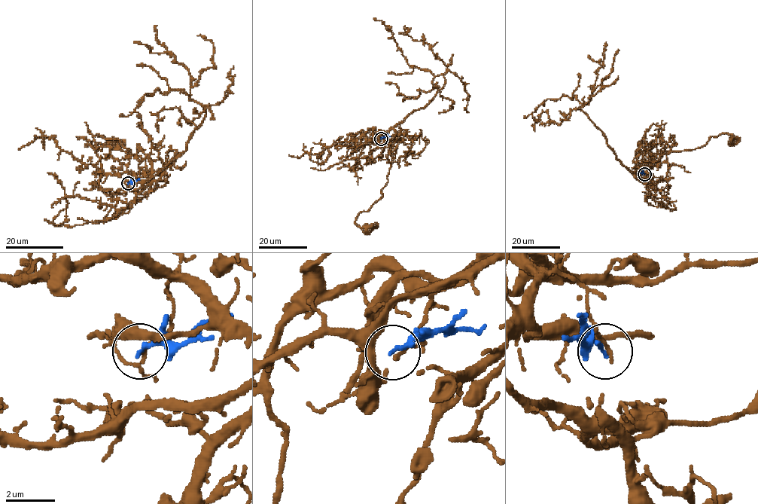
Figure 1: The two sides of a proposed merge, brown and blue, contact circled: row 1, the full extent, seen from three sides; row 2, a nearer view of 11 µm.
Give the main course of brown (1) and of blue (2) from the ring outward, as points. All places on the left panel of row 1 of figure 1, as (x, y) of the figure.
1: (128, 183), (132, 174), (145, 186), (151, 180), (145, 161), (129, 153), (117, 138), (97, 135), (110, 143)
2: (128, 183), (139, 178)

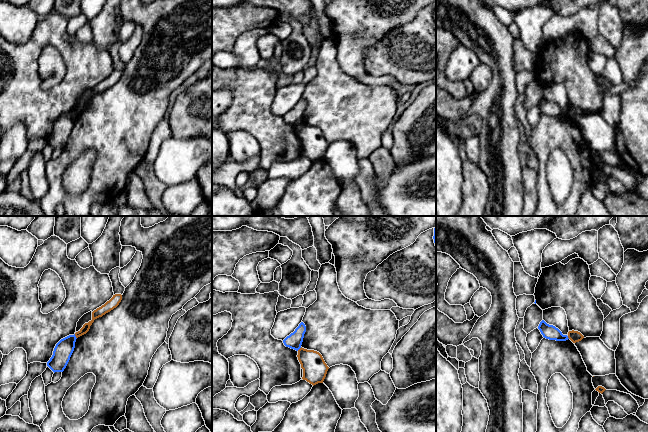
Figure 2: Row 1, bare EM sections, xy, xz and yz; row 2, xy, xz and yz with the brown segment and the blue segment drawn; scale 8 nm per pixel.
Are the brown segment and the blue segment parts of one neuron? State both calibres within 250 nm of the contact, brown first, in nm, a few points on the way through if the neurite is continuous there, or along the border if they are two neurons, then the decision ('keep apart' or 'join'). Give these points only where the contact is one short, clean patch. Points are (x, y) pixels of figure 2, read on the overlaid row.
calibres 70 and 150 nm; border xy (74, 334), (76, 338); keep apart

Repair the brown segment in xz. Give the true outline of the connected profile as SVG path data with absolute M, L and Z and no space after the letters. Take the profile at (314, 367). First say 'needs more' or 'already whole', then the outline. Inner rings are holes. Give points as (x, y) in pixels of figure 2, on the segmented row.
already whole; M300 348L298 350L298 360L303 369L303 380L306 380L313 386L323 383L329 367L325 363L322 355L314 350Z

